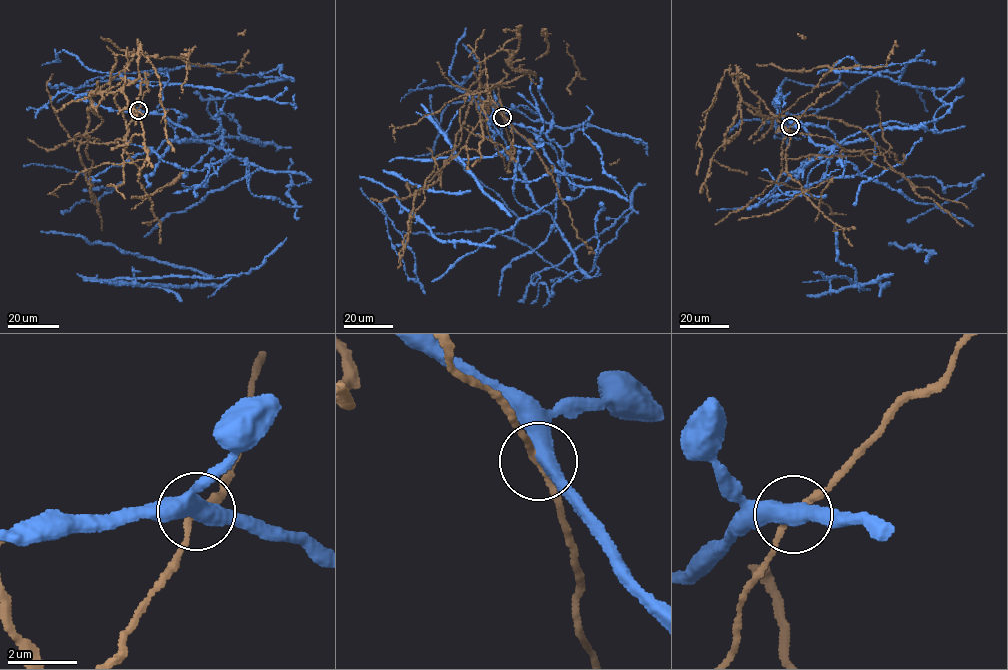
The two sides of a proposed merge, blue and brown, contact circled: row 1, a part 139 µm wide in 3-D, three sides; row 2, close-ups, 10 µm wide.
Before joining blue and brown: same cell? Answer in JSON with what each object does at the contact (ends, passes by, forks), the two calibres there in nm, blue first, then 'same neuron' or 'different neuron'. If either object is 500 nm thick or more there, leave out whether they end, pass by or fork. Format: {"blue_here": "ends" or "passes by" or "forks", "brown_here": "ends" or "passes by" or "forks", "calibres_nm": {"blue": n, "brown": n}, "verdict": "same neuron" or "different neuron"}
{"blue_here": "passes by", "brown_here": "passes by", "calibres_nm": {"blue": 480, "brown": 170}, "verdict": "different neuron"}

